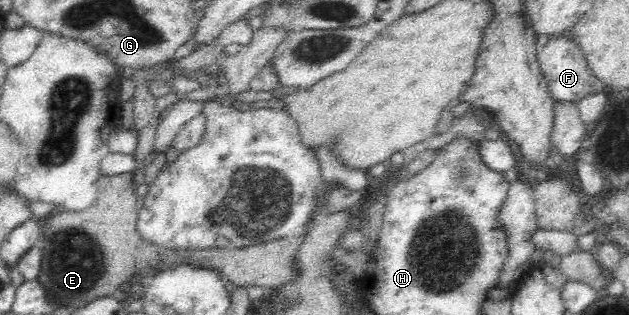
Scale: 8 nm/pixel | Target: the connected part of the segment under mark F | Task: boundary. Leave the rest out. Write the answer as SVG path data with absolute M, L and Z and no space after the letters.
M561 35L549 38L541 51L536 54L543 77L548 84L548 91L555 101L578 102L589 94L597 94L605 88L603 81L589 72L585 55L579 49L579 45L573 41L570 35Z

